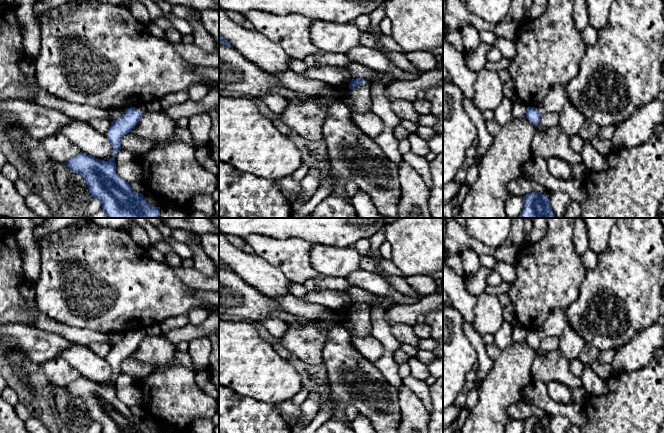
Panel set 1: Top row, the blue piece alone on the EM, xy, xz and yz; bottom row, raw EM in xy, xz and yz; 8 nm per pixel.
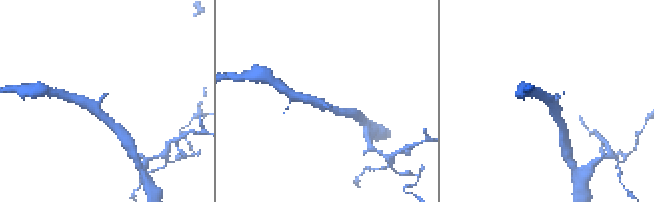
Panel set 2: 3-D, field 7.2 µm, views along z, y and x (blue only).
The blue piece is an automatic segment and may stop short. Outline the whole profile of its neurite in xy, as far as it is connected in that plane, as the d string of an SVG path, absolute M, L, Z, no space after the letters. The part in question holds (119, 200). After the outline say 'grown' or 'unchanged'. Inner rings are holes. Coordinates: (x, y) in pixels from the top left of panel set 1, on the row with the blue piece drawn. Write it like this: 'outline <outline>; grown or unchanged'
outline M145 105L130 107L125 109L119 119L111 122L107 136L113 148L113 157L108 161L81 152L65 162L70 171L80 174L85 179L91 196L102 202L102 210L107 218L160 218L160 207L151 206L142 193L135 192L131 185L116 172L115 157L121 150L121 139L137 125L145 111Z; grown

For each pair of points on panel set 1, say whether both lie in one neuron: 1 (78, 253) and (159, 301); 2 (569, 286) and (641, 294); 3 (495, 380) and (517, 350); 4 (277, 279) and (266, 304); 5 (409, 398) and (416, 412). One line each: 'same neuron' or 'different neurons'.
1: same neuron
2: different neurons
3: same neuron
4: different neurons
5: same neuron

